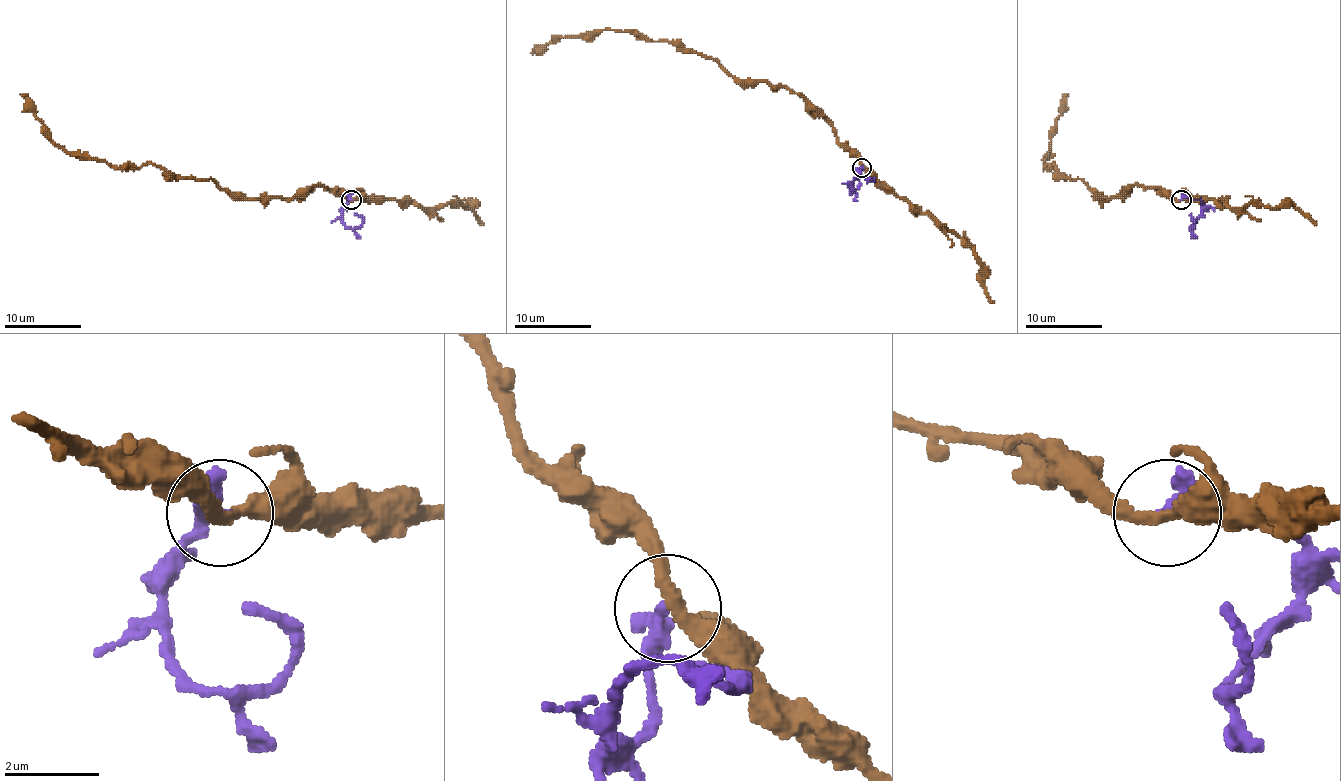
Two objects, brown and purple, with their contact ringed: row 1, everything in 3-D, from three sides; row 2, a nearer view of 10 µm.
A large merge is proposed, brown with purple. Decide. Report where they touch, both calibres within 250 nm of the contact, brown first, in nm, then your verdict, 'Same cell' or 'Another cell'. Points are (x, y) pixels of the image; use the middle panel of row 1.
Place: (862, 167). Thickness 280 nm (brown) against 400 nm. Another cell

